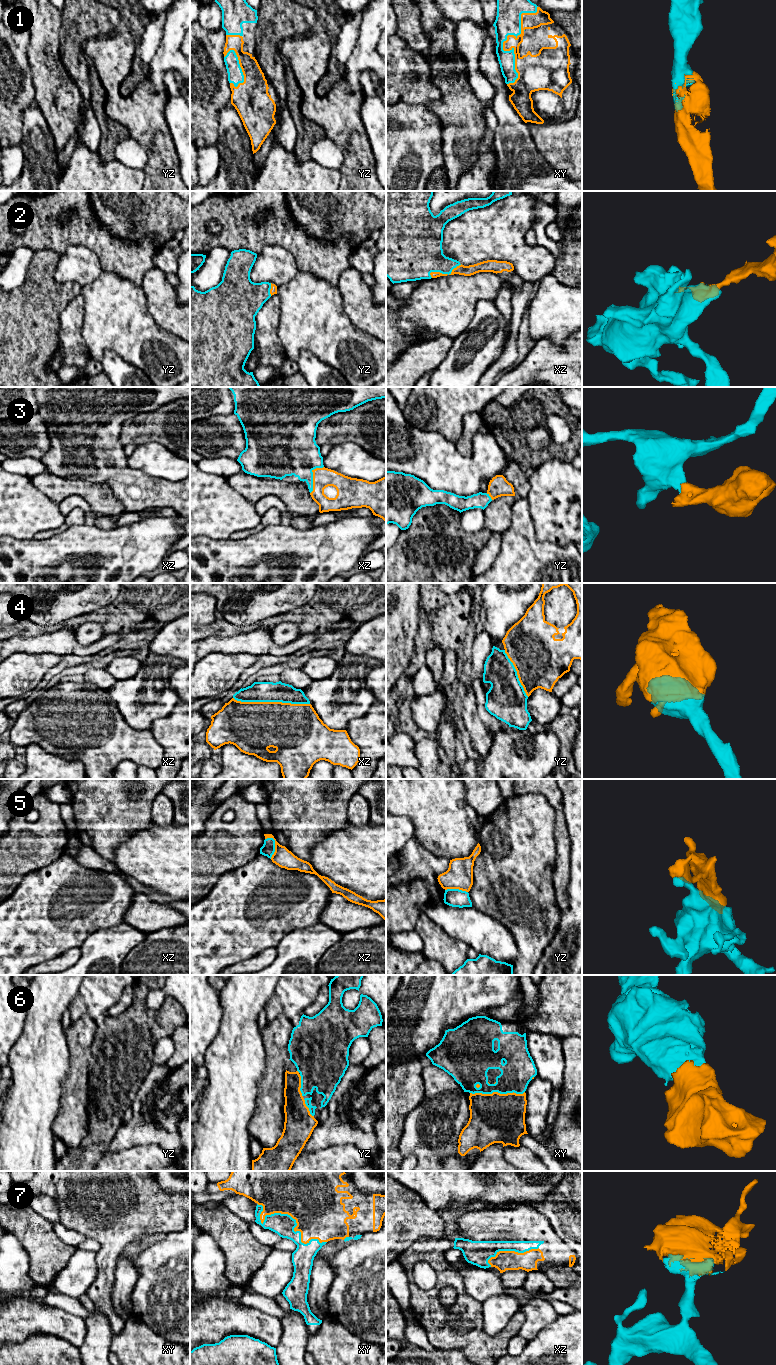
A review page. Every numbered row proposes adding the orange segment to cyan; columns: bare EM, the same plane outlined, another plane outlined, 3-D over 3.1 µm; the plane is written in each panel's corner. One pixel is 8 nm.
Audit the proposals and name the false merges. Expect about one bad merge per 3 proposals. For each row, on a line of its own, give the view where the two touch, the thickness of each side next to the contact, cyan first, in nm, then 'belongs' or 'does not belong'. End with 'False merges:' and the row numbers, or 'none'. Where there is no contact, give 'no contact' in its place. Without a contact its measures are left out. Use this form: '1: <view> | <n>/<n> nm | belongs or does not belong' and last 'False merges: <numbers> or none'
1: xy | 200/140 nm | belongs
2: xz | 340/50 nm | belongs
3: xz | 360/160 nm | belongs
4: xz | 160/400 nm | belongs
5: xz | 110/150 nm | does not belong
6: xy | 260/400 nm | belongs
7: xy | 180/480 nm | belongs
False merges: 5

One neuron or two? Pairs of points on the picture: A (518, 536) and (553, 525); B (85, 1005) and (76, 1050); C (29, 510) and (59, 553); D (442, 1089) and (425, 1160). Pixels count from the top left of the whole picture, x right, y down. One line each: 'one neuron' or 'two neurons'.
A: two neurons
B: two neurons
C: two neurons
D: one neuron

